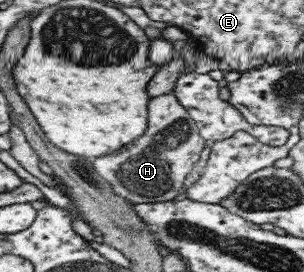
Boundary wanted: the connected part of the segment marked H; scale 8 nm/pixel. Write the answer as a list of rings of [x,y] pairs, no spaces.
[[[173,88],[149,101],[145,132],[113,154],[96,156],[91,160],[93,170],[109,184],[111,190],[131,203],[173,200],[183,191],[183,180],[192,169],[196,169],[193,164],[199,163],[199,152],[203,150],[197,127],[175,99]]]

